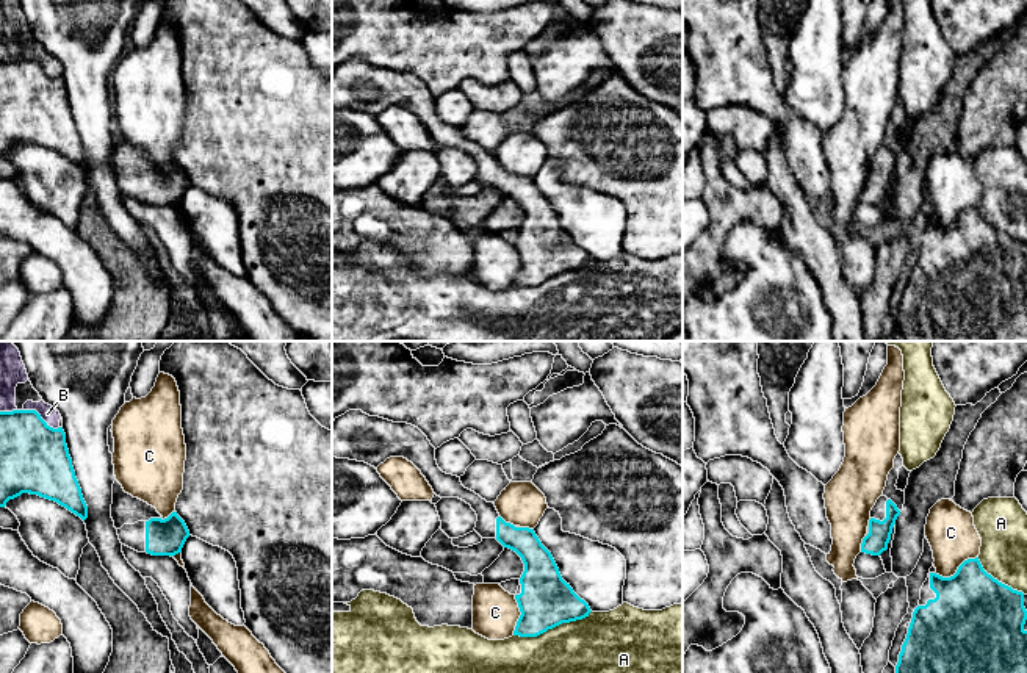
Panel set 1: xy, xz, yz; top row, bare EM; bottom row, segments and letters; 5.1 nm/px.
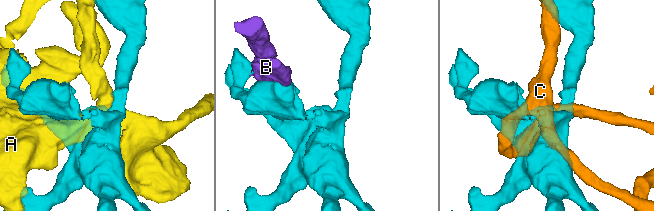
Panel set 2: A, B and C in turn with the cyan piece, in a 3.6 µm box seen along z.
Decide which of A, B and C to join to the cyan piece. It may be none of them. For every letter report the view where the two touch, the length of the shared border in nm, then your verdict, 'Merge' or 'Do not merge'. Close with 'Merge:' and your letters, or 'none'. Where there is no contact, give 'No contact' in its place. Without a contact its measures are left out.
A: Touches cyan in xz. Shared border 420 nm. Do not merge
B: Touches cyan in xy. Shared border 200 nm. Do not merge
C: Touches cyan in yz. Shared border 240 nm. Do not merge
Merge: none

